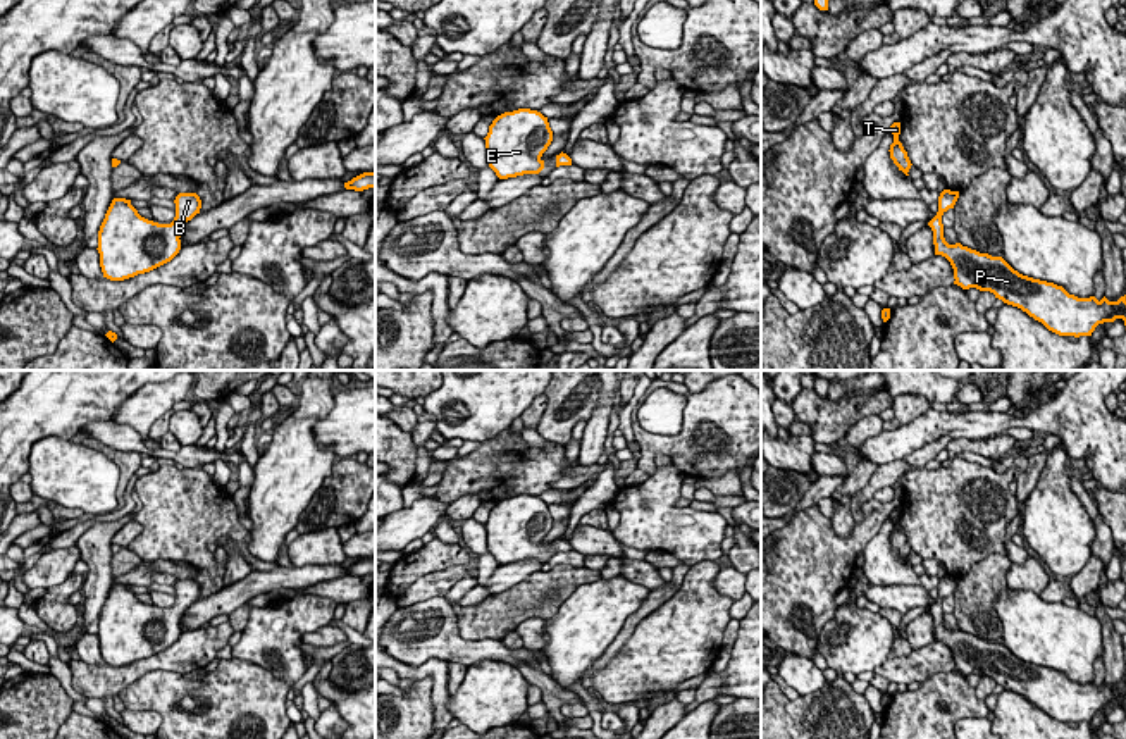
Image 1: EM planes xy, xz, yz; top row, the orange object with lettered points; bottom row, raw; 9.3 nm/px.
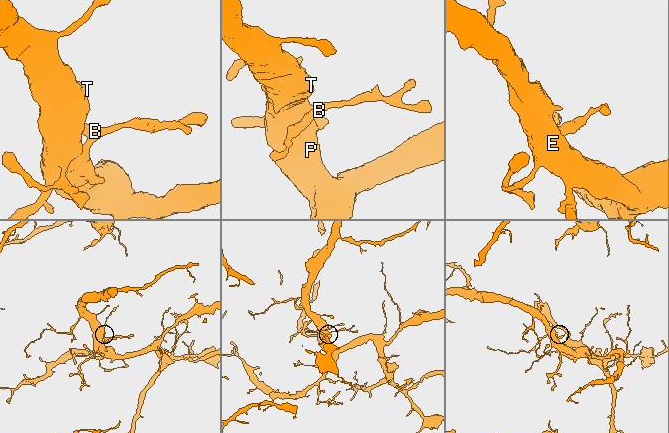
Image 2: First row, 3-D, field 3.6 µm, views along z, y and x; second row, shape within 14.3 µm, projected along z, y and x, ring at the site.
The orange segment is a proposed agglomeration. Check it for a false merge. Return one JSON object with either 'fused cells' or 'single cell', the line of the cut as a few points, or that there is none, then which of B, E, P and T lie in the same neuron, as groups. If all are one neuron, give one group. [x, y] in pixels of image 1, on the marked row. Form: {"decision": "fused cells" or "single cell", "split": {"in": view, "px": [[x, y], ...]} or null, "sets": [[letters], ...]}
{"decision": "single cell", "split": null, "sets": [["B", "E", "P", "T"]]}

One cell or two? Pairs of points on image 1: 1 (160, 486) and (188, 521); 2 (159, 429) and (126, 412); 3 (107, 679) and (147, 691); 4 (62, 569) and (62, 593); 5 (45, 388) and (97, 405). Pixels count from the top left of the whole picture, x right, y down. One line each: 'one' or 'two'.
1: one
2: two
3: two
4: two
5: one

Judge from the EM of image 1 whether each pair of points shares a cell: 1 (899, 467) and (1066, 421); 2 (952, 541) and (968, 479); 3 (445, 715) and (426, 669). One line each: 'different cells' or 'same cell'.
1: different cells
2: same cell
3: same cell

